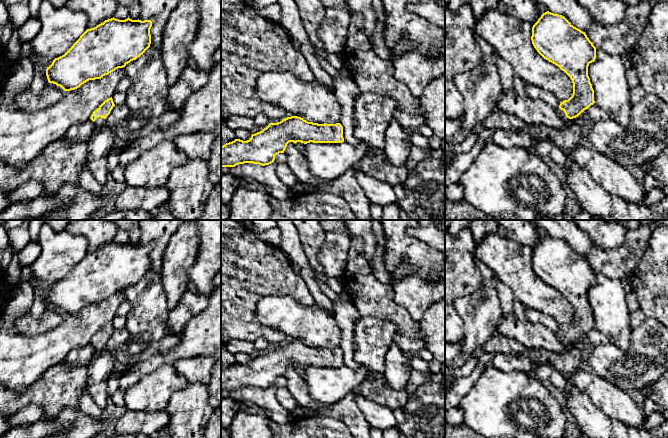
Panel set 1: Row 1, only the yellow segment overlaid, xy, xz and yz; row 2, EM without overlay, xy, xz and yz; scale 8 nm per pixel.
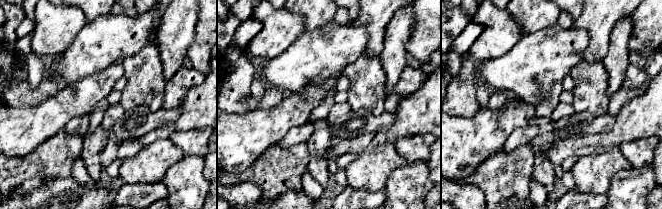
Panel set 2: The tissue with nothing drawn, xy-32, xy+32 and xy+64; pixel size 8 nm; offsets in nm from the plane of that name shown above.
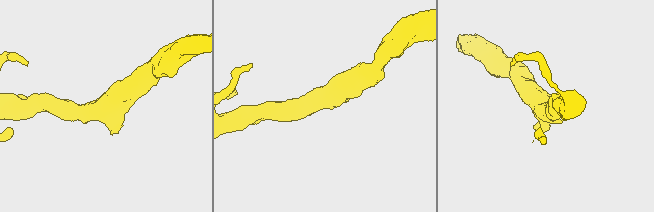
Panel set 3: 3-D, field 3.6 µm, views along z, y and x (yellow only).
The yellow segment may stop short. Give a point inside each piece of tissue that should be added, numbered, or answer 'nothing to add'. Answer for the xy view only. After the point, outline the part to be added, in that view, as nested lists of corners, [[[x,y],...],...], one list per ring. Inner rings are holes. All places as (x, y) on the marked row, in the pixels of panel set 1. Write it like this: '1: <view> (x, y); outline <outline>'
1: xy (99, 122); outline [[[98,117],[94,121],[94,124],[95,124],[95,130],[96,129],[99,129],[100,127],[102,127],[105,124],[105,119],[104,118],[101,118],[101,117]]]

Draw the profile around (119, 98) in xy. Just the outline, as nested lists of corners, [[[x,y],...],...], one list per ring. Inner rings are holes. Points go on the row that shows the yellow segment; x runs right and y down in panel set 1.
[[[115,92],[112,96],[113,102],[115,105],[124,104],[127,98],[127,94],[125,92]]]

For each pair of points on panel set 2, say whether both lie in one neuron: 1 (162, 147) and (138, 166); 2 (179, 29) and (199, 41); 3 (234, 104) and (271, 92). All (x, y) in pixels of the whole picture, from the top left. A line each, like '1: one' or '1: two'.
1: one
2: two
3: two

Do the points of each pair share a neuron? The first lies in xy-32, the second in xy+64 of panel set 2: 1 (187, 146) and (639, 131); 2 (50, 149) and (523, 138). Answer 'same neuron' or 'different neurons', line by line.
1: different neurons
2: different neurons

